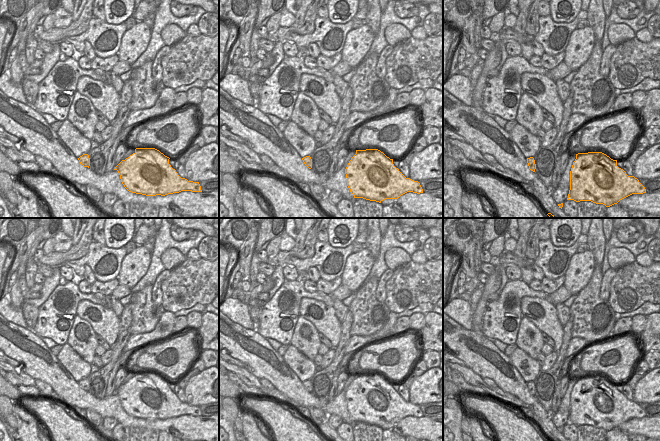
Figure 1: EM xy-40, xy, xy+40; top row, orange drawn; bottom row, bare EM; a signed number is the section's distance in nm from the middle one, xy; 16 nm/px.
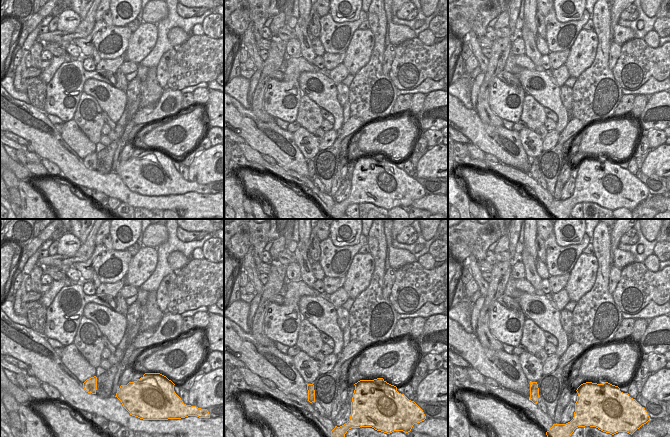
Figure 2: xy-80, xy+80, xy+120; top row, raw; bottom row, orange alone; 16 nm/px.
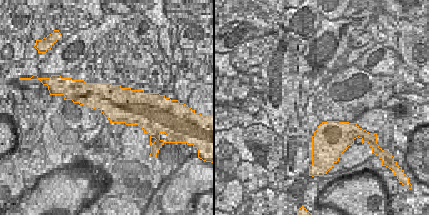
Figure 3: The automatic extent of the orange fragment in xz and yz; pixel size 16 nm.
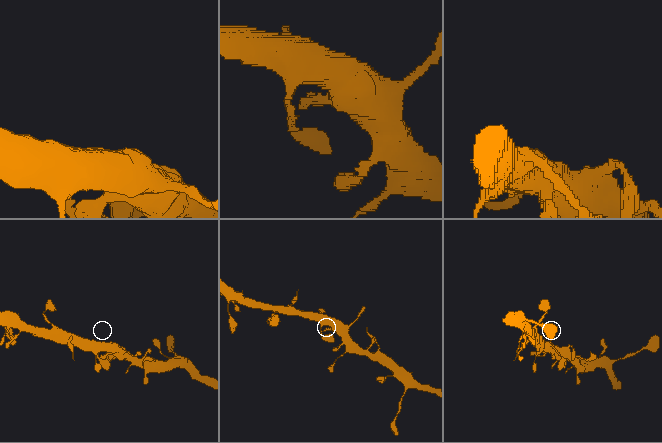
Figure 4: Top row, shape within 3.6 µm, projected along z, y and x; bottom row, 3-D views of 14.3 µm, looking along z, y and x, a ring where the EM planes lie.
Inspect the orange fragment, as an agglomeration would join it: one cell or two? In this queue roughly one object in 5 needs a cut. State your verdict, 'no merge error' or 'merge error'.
no merge error

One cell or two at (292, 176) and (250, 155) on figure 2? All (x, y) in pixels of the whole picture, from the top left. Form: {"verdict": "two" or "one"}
{"verdict": "one"}

